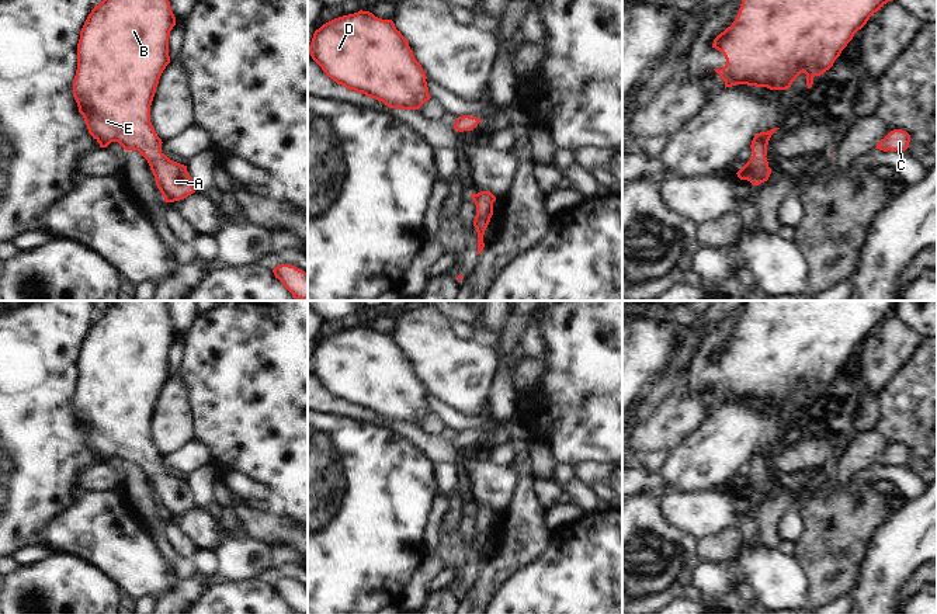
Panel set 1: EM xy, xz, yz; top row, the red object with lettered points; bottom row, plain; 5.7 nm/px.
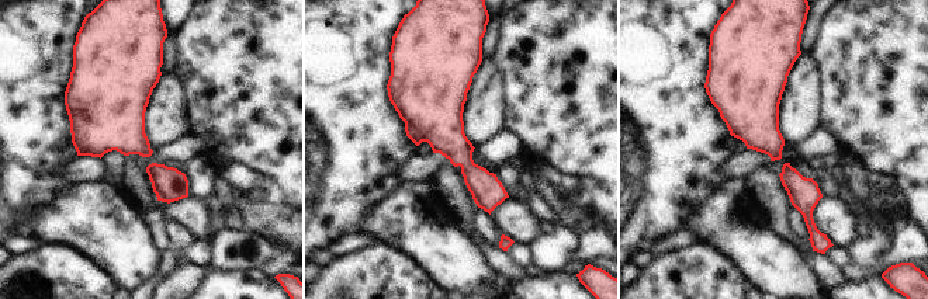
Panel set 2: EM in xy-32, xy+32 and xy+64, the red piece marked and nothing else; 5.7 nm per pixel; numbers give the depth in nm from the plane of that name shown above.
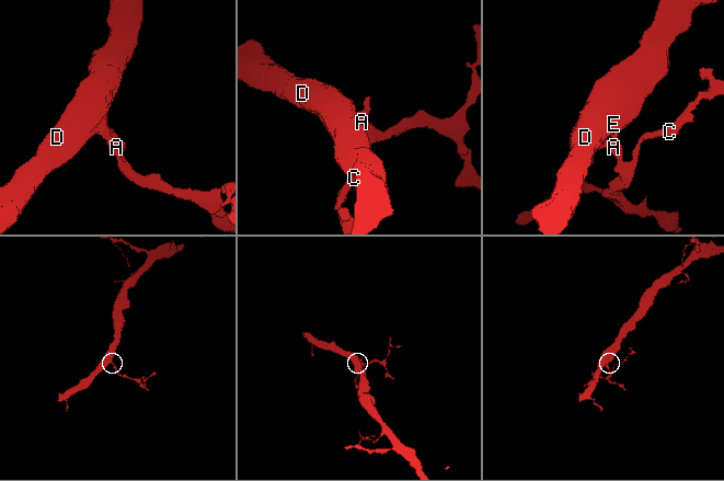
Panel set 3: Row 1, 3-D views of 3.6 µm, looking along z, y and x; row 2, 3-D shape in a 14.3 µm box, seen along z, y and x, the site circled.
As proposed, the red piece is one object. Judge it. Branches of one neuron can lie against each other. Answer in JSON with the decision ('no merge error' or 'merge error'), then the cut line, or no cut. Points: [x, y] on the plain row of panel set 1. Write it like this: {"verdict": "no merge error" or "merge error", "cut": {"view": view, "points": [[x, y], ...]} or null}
{"verdict": "no merge error", "cut": null}

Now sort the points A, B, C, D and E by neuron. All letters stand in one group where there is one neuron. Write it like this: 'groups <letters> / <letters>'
groups A B C D E

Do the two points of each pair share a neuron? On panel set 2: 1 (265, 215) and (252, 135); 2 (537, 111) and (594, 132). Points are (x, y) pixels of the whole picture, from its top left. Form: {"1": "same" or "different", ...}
{"1": "different", "2": "same"}

